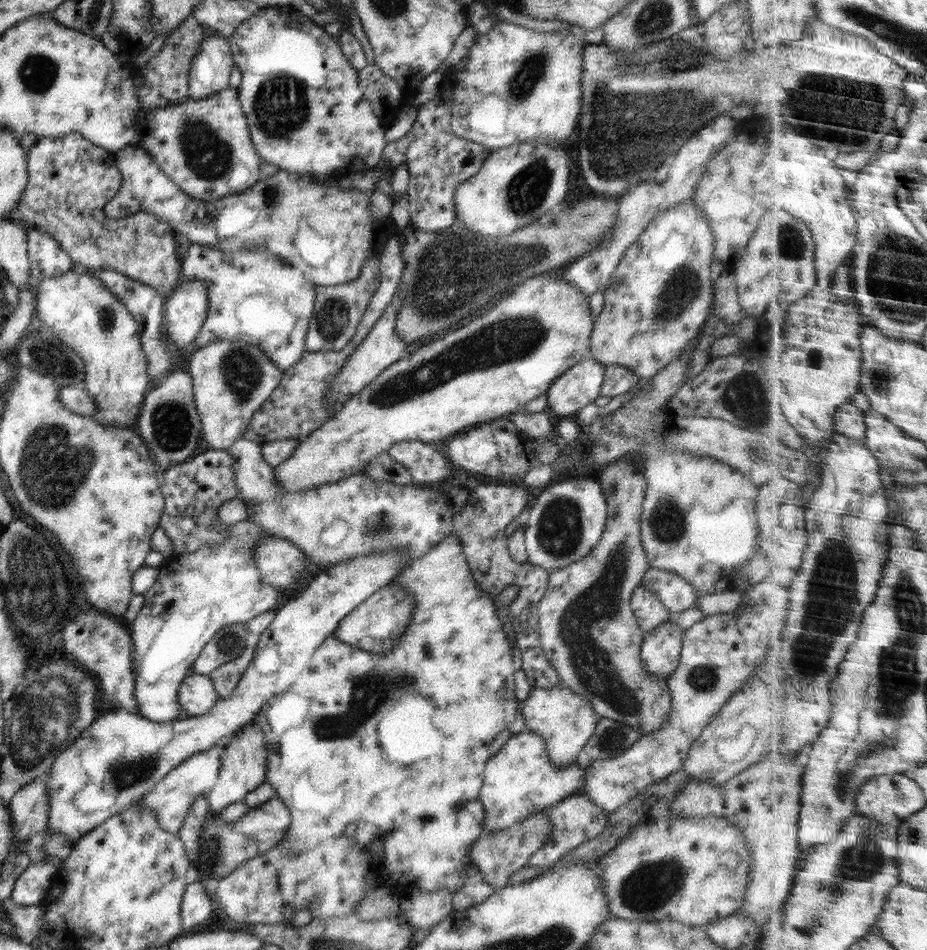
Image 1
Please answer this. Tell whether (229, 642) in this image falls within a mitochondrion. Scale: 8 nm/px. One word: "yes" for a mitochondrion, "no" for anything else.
yes

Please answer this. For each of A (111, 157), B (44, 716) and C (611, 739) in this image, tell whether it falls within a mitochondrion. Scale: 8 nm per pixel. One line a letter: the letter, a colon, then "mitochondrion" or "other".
A: other
B: mitochondrion
C: mitochondrion

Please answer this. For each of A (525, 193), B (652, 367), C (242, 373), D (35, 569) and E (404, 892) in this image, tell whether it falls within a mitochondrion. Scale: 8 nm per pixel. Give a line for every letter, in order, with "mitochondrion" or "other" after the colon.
A: mitochondrion
B: other
C: mitochondrion
D: mitochondrion
E: other

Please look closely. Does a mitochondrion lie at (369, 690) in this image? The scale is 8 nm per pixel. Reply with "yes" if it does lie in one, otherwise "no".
yes

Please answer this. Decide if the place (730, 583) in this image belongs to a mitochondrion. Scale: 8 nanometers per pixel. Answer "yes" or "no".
no

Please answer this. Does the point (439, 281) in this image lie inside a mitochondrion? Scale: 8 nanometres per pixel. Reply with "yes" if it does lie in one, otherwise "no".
yes

